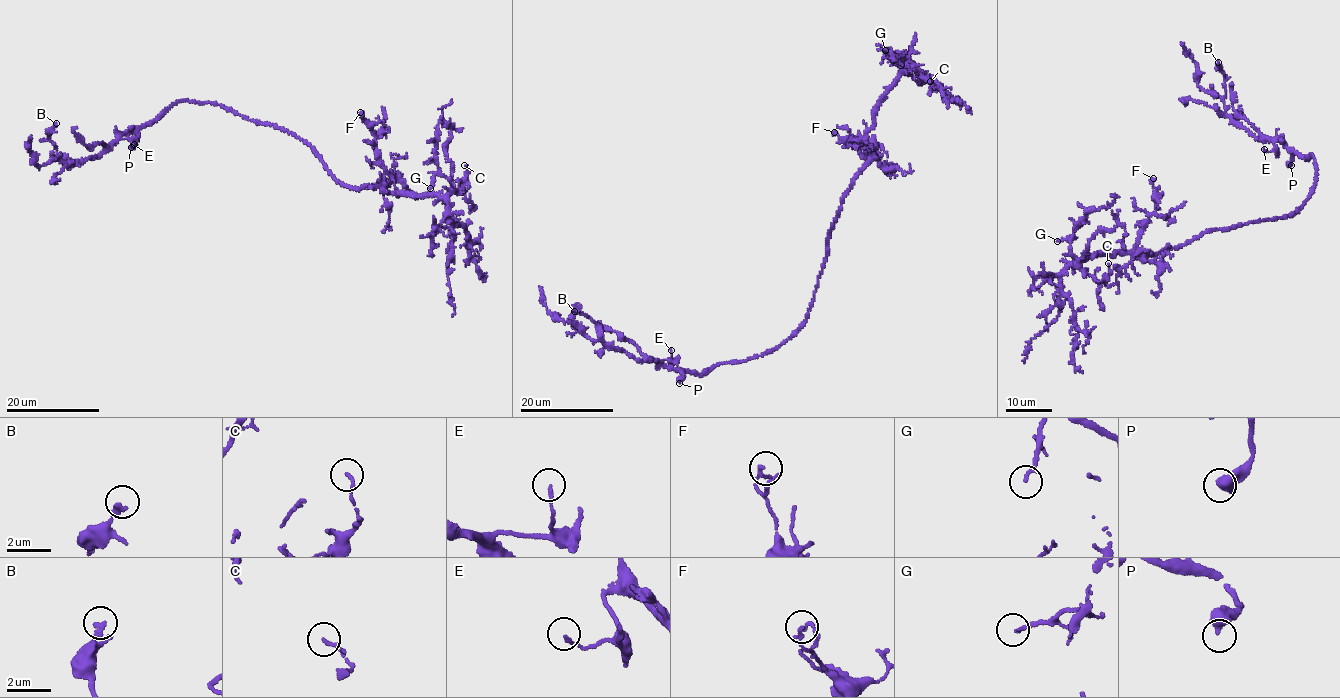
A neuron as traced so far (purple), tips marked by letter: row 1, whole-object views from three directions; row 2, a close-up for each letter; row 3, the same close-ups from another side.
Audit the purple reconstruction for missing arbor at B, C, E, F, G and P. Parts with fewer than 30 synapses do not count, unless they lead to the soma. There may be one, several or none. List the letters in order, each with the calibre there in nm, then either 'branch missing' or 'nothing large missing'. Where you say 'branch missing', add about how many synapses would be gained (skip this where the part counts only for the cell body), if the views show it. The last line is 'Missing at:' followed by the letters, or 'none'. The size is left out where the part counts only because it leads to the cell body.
B: calibre 240 nm; nothing large missing
C: calibre 150 nm; nothing large missing
E: calibre 140 nm; nothing large missing
F: calibre 170 nm; nothing large missing
G: calibre 180 nm; nothing large missing
P: calibre 440 nm; nothing large missing
Missing at: none

